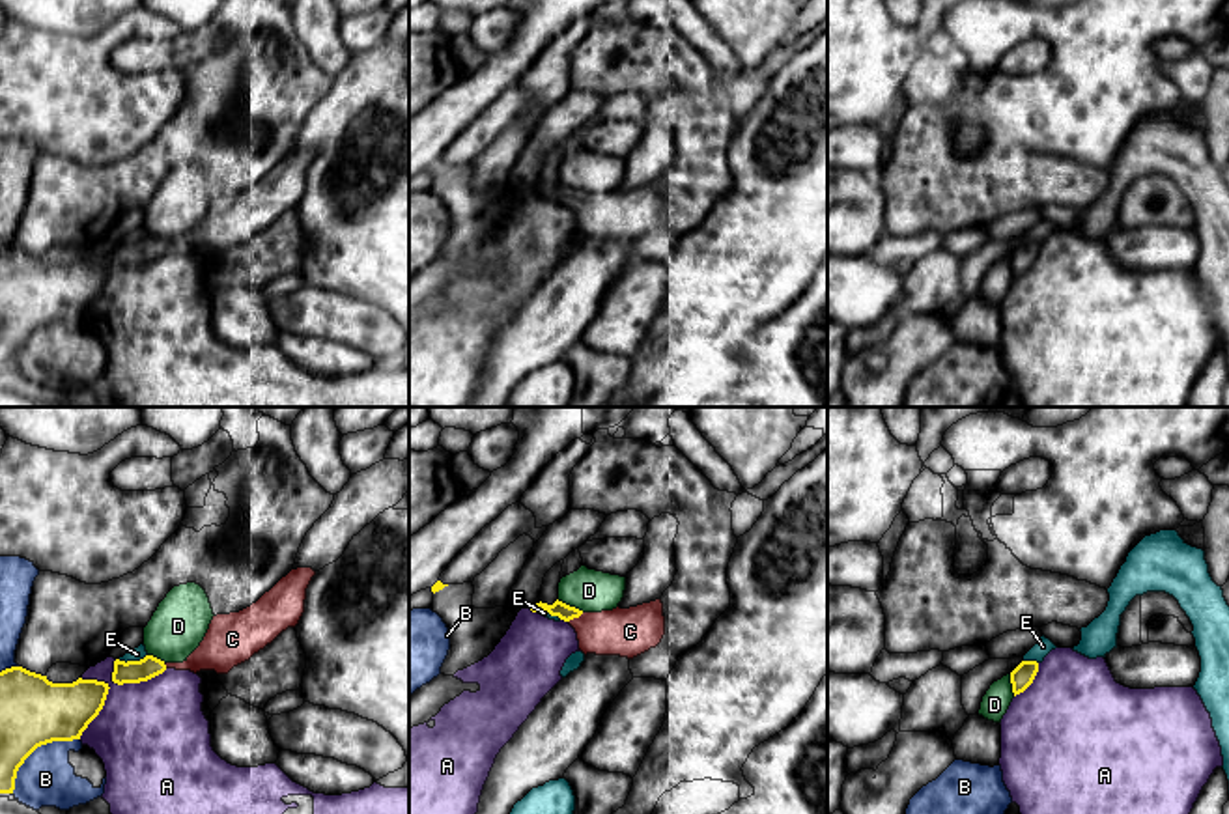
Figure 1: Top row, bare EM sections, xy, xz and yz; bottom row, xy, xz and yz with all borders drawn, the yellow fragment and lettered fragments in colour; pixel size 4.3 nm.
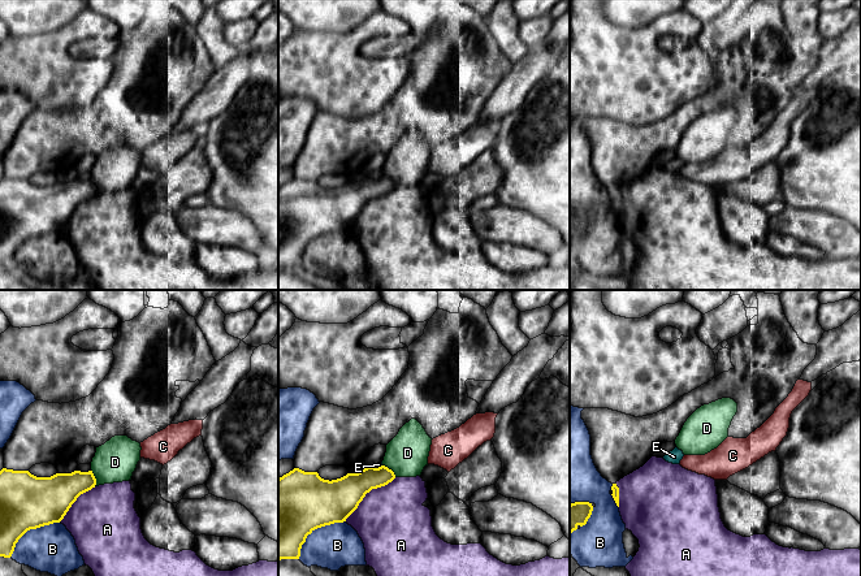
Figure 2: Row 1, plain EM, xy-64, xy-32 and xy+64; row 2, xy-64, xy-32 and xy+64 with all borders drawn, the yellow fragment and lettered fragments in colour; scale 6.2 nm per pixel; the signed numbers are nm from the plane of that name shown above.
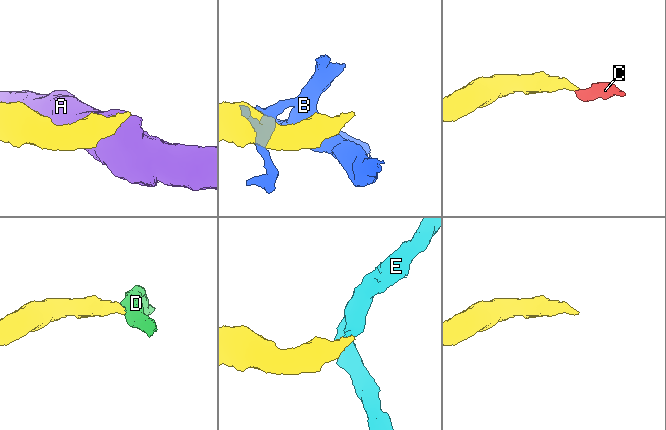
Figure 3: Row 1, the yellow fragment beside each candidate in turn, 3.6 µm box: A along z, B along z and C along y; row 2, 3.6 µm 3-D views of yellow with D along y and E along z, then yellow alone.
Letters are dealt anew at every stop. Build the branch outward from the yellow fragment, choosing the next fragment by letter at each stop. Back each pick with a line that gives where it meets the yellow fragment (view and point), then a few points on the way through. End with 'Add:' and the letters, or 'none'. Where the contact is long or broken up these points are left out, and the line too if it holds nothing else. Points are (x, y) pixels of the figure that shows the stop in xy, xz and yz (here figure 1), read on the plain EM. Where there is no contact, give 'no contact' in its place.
C: xz (576, 198) | across xz (566, 195), (576, 198), (596, 213), (630, 213)
Add: C

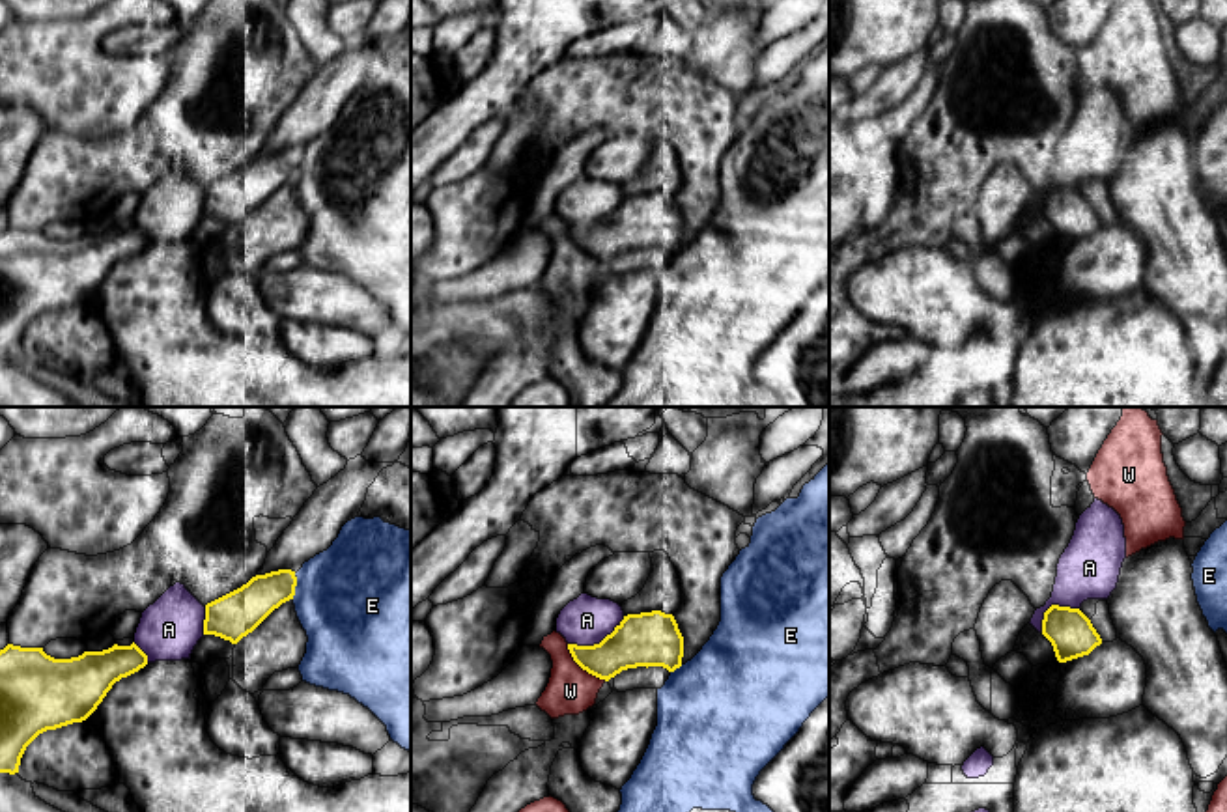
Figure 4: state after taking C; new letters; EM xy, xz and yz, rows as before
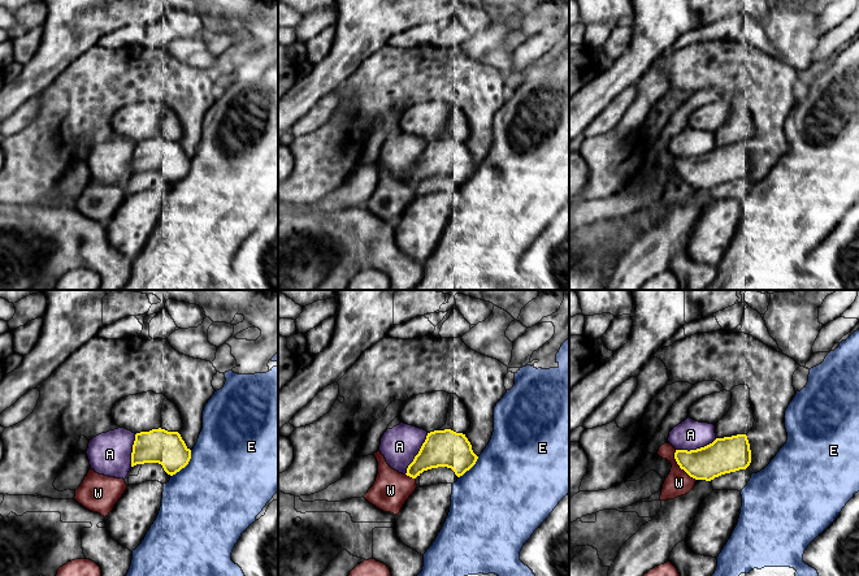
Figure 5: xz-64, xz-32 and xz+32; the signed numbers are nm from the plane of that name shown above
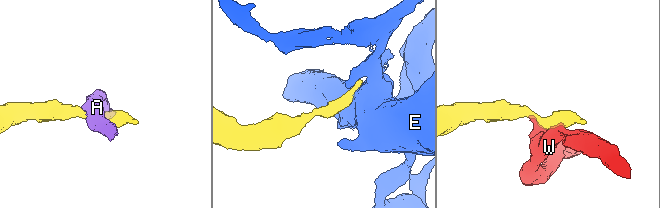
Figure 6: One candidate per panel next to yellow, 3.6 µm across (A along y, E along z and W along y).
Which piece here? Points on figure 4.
Add: none

